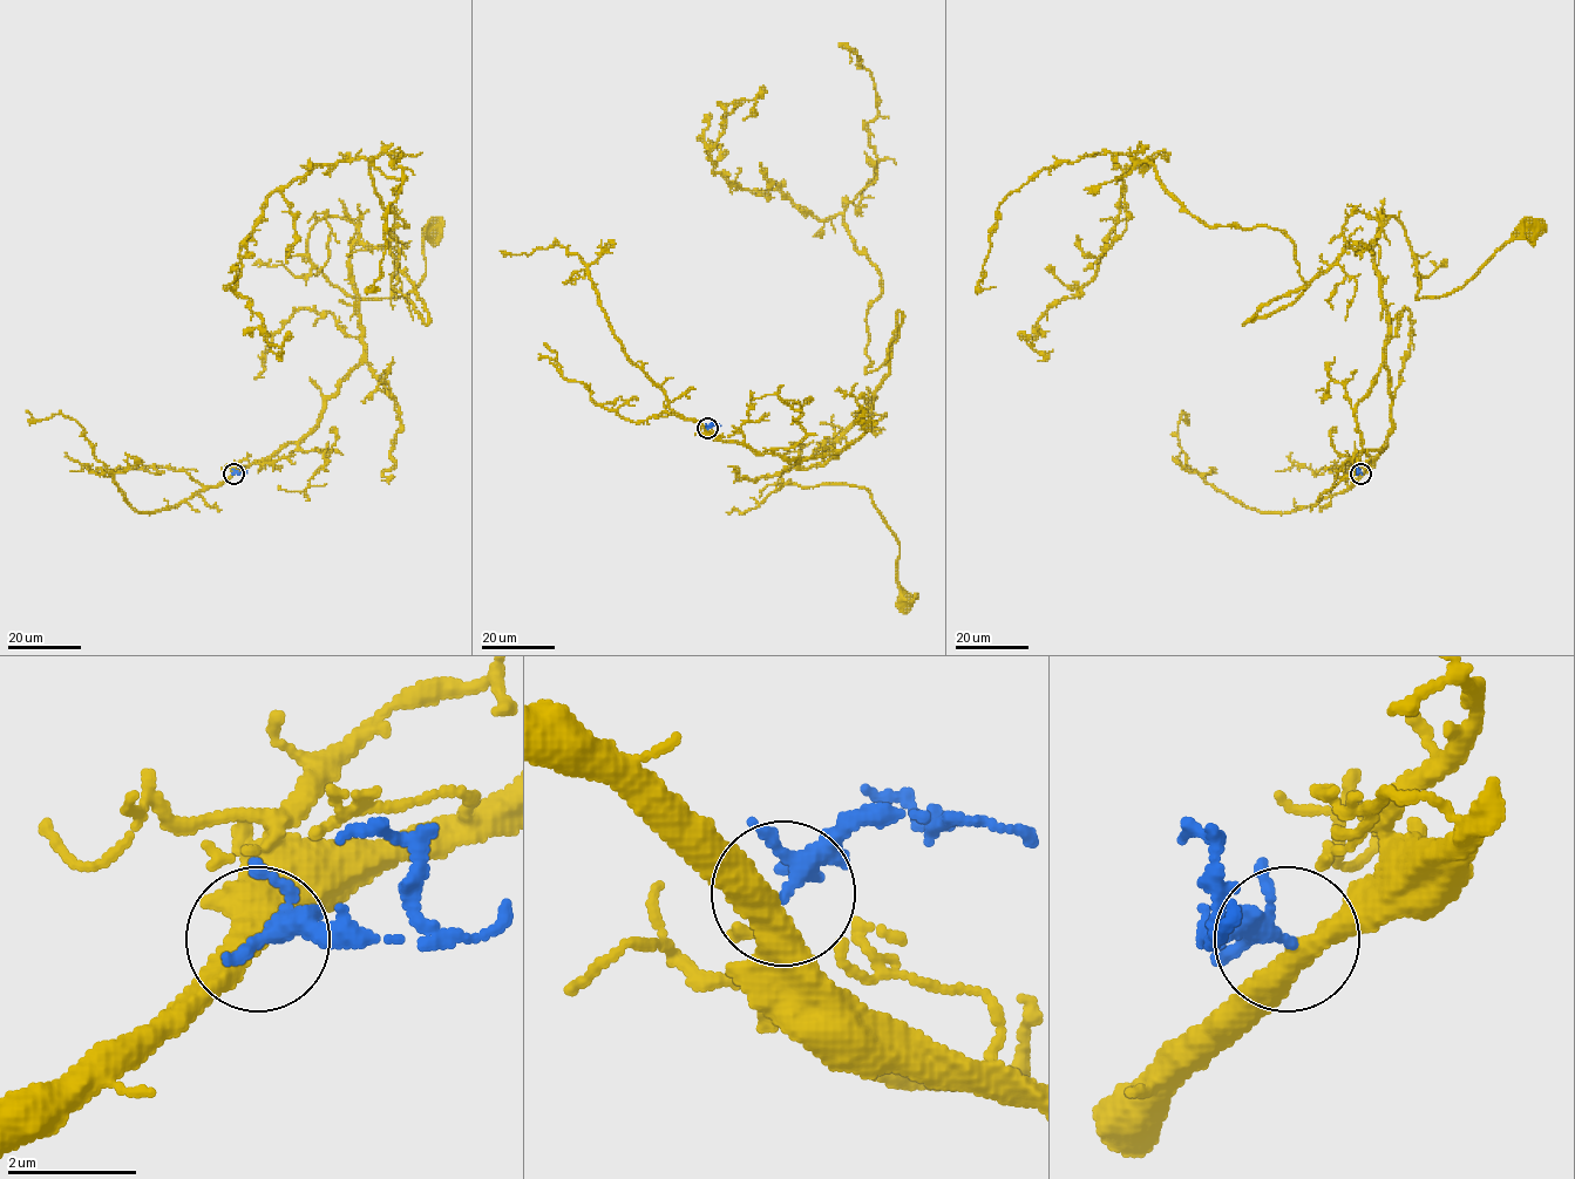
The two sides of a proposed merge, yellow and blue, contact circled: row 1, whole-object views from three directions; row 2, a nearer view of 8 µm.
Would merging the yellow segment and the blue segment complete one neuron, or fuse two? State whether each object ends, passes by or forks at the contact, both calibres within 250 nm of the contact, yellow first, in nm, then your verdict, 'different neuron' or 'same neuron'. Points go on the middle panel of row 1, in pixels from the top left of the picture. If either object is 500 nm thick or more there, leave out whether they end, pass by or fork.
yellow passes by | blue forks | 420/200 nm | different neuron

